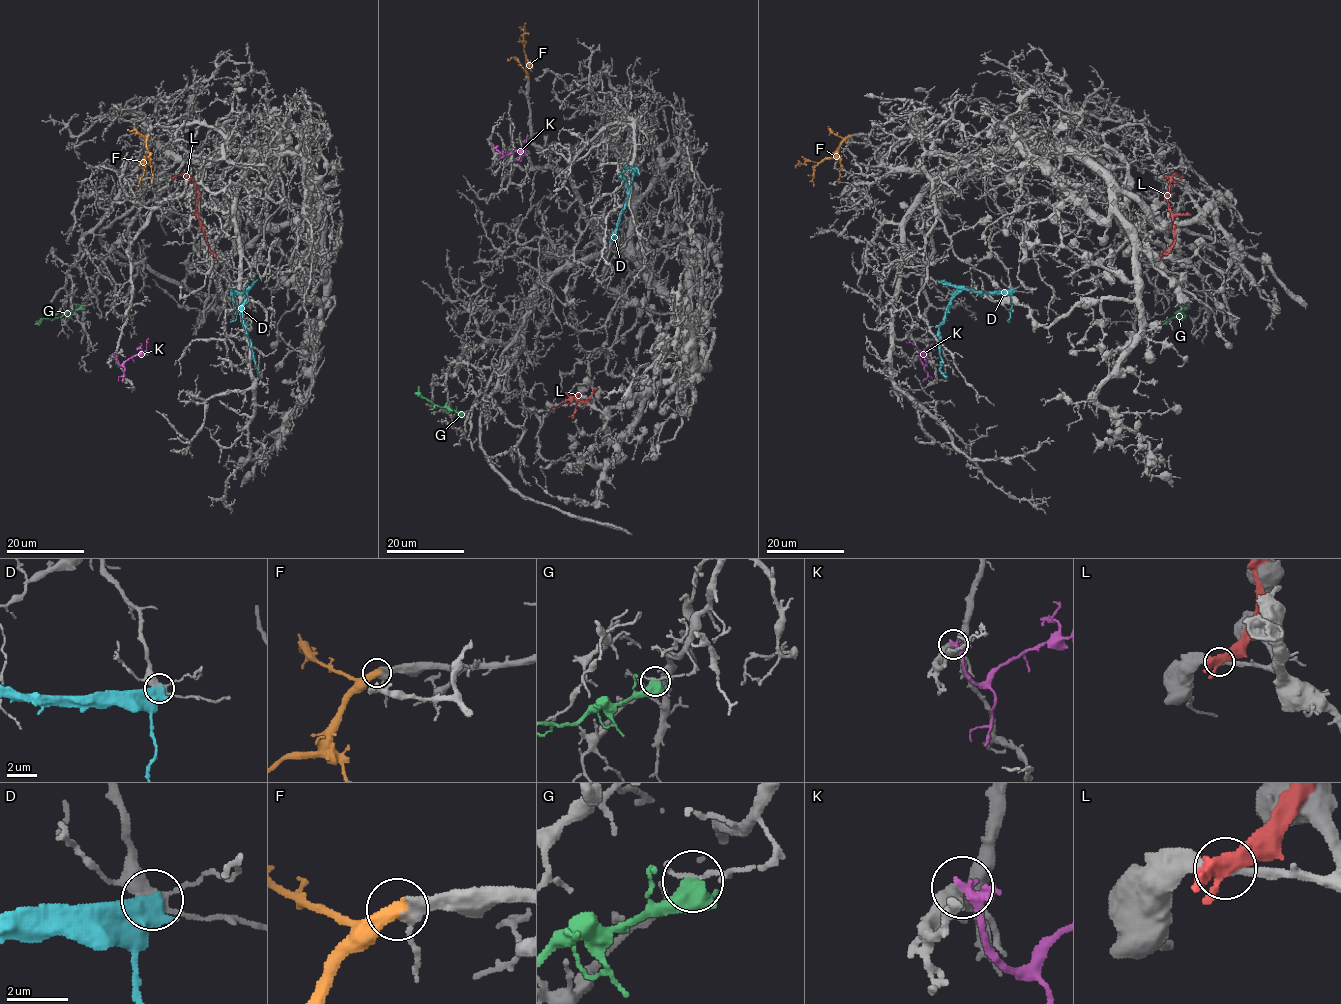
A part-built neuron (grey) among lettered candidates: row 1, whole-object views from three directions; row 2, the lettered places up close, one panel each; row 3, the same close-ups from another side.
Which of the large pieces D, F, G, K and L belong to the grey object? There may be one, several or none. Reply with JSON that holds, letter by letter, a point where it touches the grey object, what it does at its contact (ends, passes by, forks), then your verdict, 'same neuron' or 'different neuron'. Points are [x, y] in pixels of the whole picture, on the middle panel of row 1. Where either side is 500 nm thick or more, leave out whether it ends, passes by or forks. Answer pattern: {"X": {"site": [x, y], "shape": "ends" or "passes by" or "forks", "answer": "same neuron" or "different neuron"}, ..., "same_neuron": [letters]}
{"D": {"site": [611, 241], "answer": "different neuron"}, "F": {"site": [527, 77], "shape": "ends", "answer": "same neuron"}, "G": {"site": [461, 415], "answer": "different neuron"}, "K": {"site": [494, 147], "shape": "forks", "answer": "different neuron"}, "L": {"site": [593, 391], "shape": "forks", "answer": "different neuron"}, "same_neuron": ["F"]}

